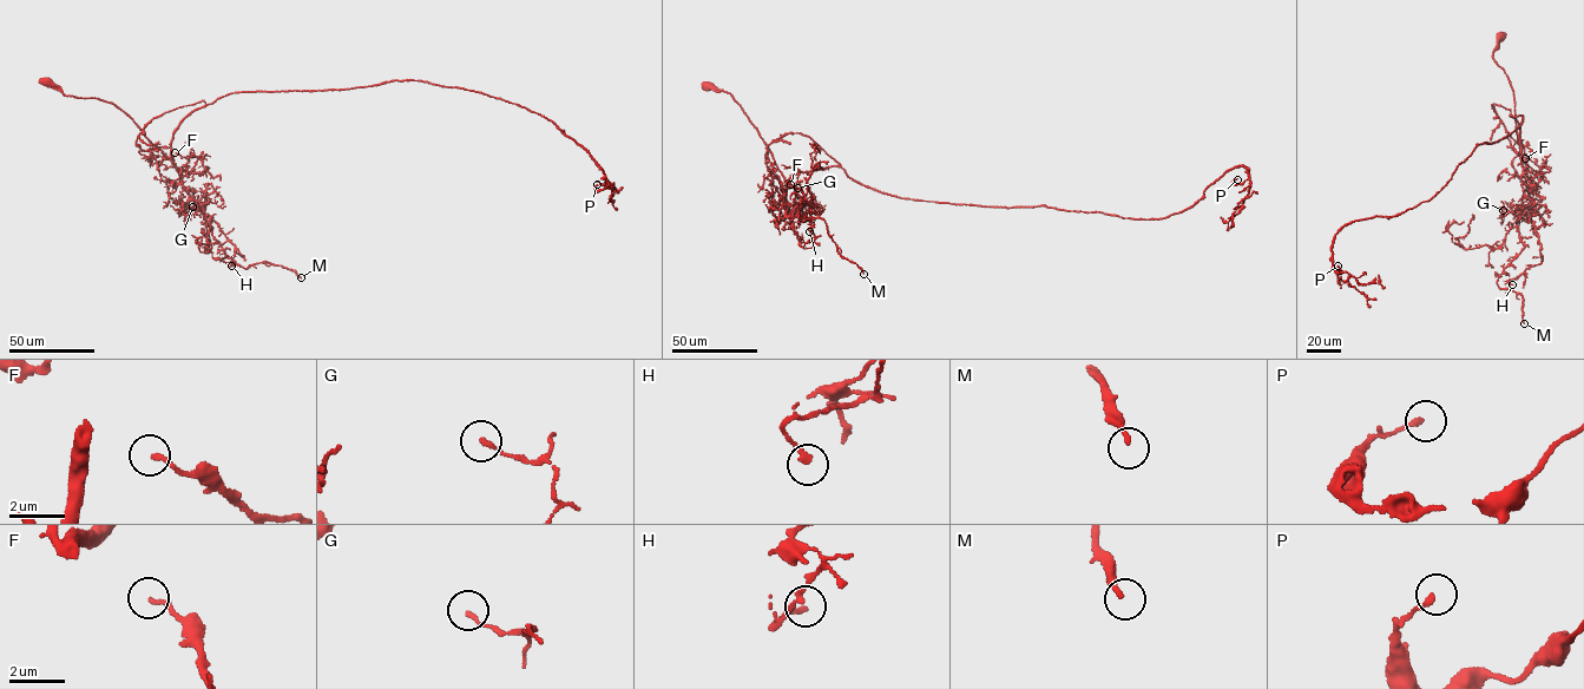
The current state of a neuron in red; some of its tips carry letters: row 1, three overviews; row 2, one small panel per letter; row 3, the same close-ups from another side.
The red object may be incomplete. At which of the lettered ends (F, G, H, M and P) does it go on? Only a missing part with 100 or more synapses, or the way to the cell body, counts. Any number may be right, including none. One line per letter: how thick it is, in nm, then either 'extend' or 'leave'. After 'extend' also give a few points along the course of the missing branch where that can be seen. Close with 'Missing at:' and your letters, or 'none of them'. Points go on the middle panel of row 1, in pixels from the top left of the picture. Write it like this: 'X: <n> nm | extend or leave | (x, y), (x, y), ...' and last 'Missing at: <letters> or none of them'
F: 140 nm | leave
G: 140 nm | leave
H: 200 nm | leave
M: 200 nm | leave
P: 200 nm | leave
Missing at: none of them

